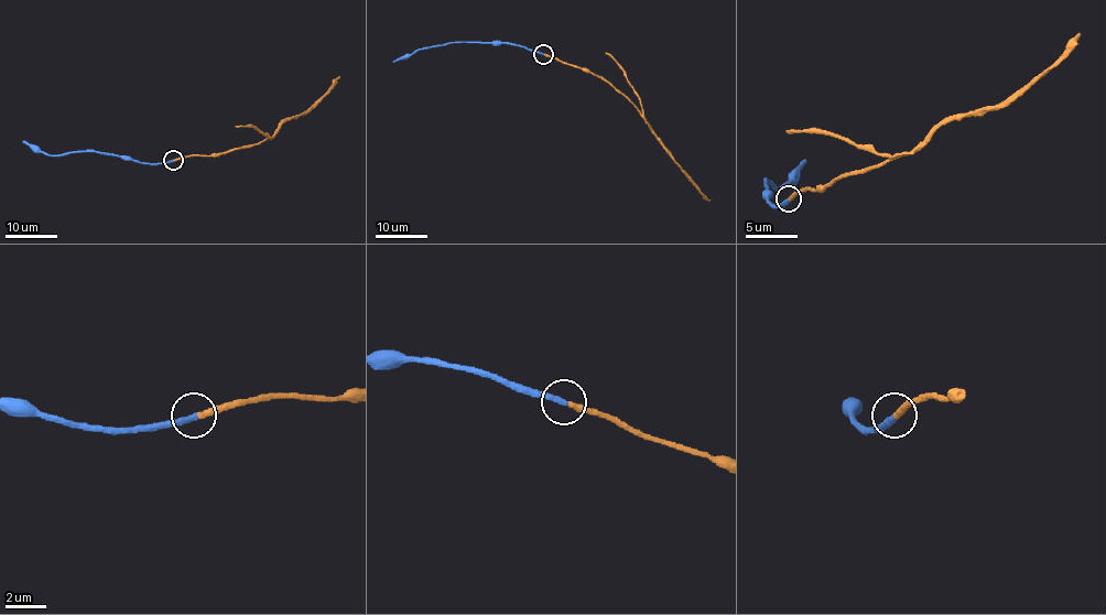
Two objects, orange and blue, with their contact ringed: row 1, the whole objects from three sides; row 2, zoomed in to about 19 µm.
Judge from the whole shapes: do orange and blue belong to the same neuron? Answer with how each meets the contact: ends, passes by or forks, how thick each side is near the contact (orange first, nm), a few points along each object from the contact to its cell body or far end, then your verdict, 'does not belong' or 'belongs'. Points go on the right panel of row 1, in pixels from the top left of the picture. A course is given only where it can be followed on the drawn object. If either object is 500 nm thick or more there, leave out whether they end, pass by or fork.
orange ends; blue ends; calibres 280 and 320 nm; course orange (788, 200), (834, 179), (878, 169), (891, 158), (907, 155), (952, 119), (983, 115), (1009, 101), (1079, 32); course blue (788, 200), (783, 204), (772, 204), (768, 200), (765, 181), (778, 189), (806, 161); belongs

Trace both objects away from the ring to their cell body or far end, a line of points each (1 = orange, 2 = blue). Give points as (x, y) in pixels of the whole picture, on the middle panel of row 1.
1: (543, 53), (603, 76), (633, 105), (667, 152), (709, 200)
2: (543, 53), (518, 45), (450, 42), (419, 49), (392, 62)

